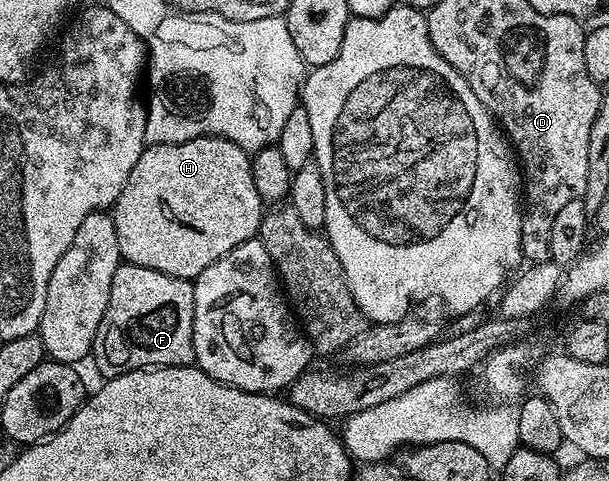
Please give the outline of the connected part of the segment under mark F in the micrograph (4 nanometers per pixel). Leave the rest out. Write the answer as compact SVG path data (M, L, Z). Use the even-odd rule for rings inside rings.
M122 264L118 266L115 276L111 280L111 296L107 300L107 312L103 312L103 320L99 324L99 332L95 332L93 341L93 353L91 362L97 365L97 370L102 379L118 378L120 374L126 374L132 370L147 370L155 366L192 366L193 357L193 282L188 278L176 278L167 276L163 272L155 272L151 268Z

